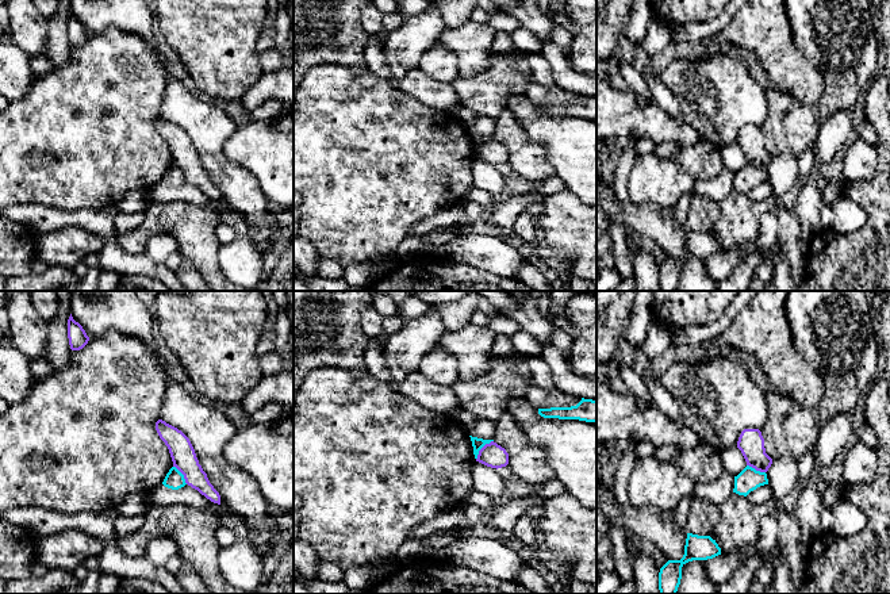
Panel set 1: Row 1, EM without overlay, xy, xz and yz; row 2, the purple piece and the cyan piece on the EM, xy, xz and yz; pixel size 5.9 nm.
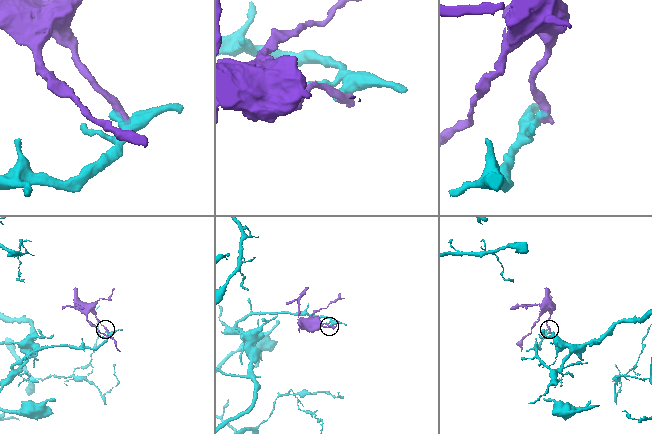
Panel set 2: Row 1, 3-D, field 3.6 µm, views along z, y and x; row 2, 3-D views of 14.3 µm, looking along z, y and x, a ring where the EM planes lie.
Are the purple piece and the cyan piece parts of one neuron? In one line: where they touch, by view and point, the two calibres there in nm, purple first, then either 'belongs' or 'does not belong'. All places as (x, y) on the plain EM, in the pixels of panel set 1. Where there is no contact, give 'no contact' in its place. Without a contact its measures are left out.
meets purple in xz at (482, 145); 140 nm thick on the purple side, 70 nm on the other; does not belong

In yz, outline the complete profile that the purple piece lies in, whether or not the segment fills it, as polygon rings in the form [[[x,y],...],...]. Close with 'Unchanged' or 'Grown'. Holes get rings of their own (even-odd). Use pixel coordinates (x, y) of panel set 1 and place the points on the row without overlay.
[[[744,126],[739,134],[737,145],[741,147],[747,162],[760,169],[767,169],[772,156],[766,150],[764,135],[759,126]]]. Unchanged

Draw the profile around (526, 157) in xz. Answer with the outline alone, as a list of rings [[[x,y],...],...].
[[[503,108],[495,119],[494,139],[509,150],[509,164],[522,177],[533,181],[545,181],[555,176],[553,166],[548,162],[545,147],[529,138],[515,115]]]

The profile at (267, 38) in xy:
[[[268,19],[268,24],[264,31],[260,34],[260,38],[256,43],[256,50],[258,54],[268,51],[275,47],[275,31],[273,24]]]

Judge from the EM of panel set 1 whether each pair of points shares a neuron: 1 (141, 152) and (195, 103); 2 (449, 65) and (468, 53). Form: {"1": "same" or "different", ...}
{"1": "different", "2": "different"}

